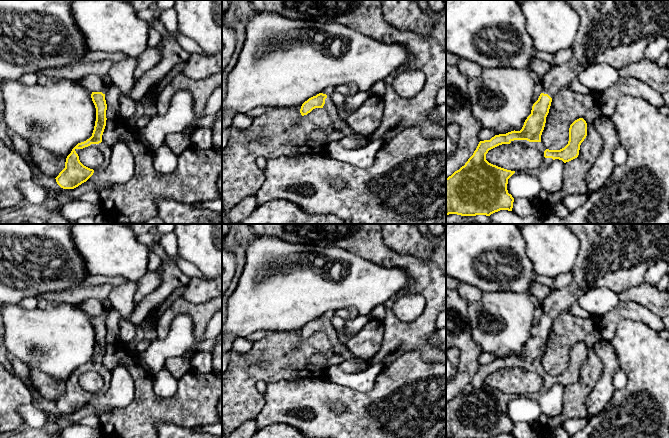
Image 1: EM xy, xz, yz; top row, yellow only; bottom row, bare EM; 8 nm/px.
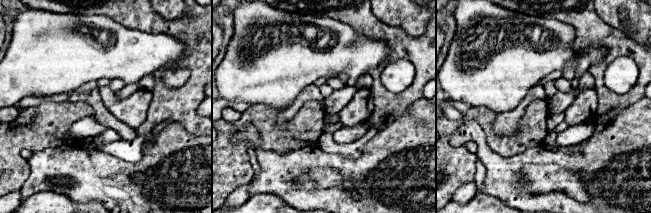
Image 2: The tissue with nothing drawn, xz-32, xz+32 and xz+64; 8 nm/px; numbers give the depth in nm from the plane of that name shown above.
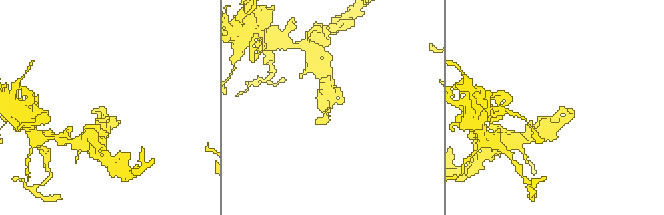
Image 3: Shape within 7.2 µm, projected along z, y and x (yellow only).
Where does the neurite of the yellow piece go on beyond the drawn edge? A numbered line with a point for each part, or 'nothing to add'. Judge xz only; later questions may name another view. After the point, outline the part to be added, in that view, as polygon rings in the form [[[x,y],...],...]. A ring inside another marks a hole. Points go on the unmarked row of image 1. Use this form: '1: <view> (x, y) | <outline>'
1: xz (329, 331) | [[[327,319],[327,322],[325,323],[323,333],[329,338],[334,349],[334,354],[344,356],[345,359],[357,361],[362,371],[368,368],[368,365],[365,363],[364,359],[355,356],[344,345],[339,343],[337,331],[334,329],[329,319]]]

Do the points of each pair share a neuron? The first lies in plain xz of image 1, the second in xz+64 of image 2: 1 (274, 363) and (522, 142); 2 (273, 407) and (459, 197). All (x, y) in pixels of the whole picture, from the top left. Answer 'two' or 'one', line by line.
1: one
2: two

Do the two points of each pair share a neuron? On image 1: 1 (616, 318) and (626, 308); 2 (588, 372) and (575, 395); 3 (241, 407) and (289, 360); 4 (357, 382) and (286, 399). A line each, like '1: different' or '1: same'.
1: same
2: same
3: same
4: different

